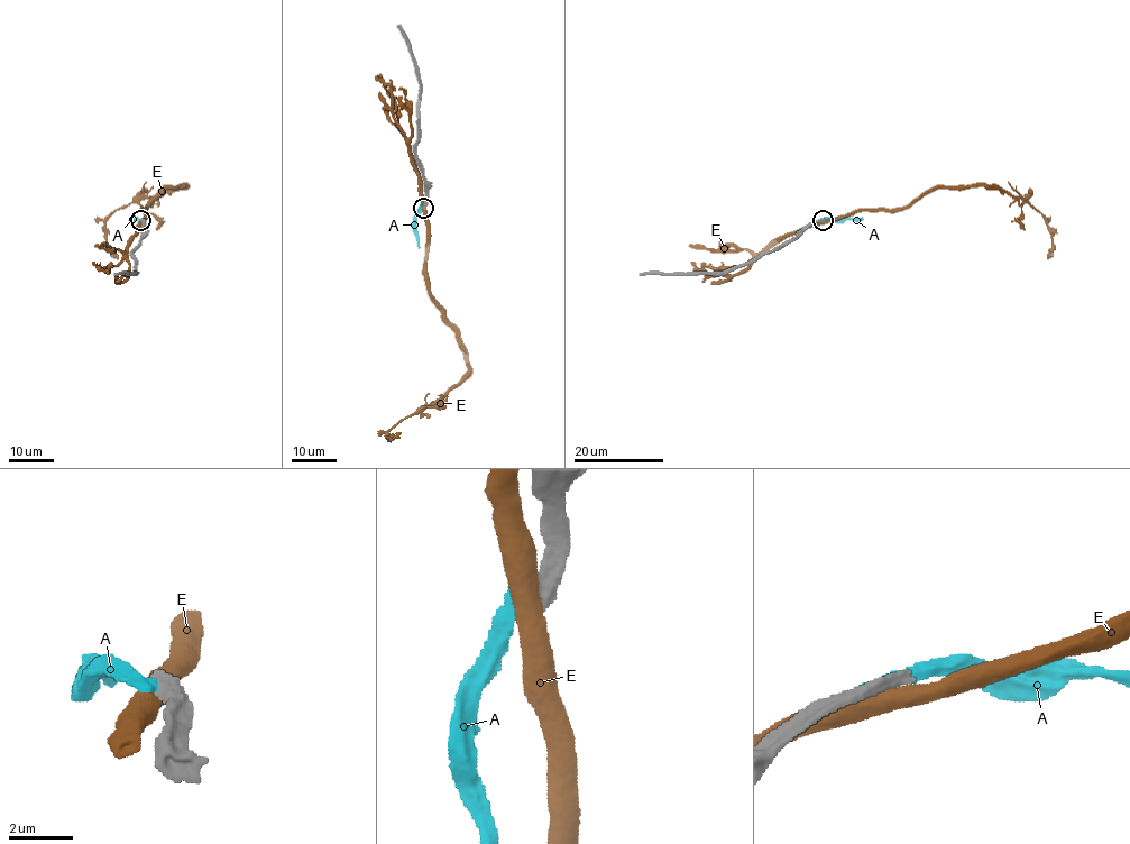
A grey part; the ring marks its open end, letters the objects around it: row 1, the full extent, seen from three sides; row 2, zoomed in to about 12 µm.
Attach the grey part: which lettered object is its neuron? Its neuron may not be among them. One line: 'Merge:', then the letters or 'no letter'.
Merge: no letter

